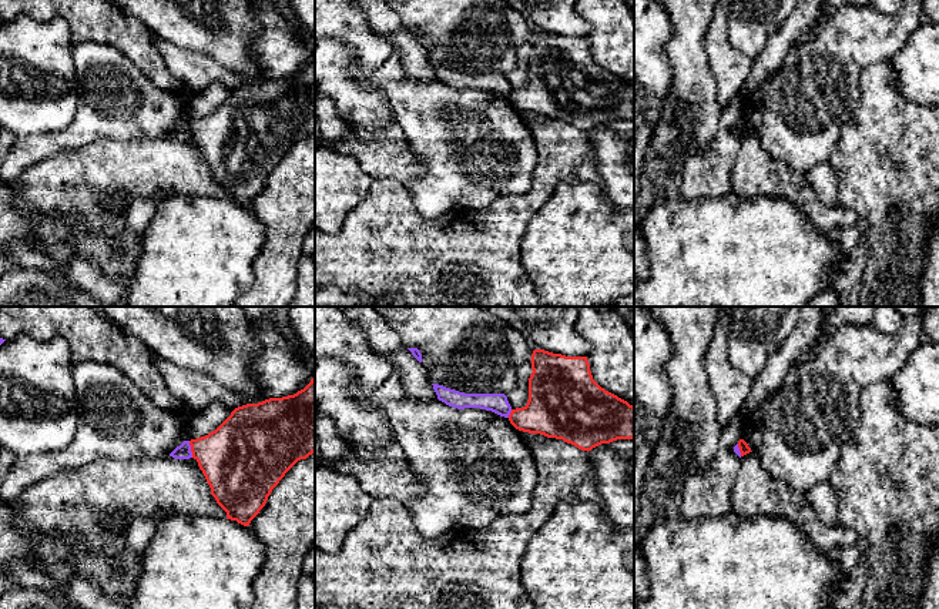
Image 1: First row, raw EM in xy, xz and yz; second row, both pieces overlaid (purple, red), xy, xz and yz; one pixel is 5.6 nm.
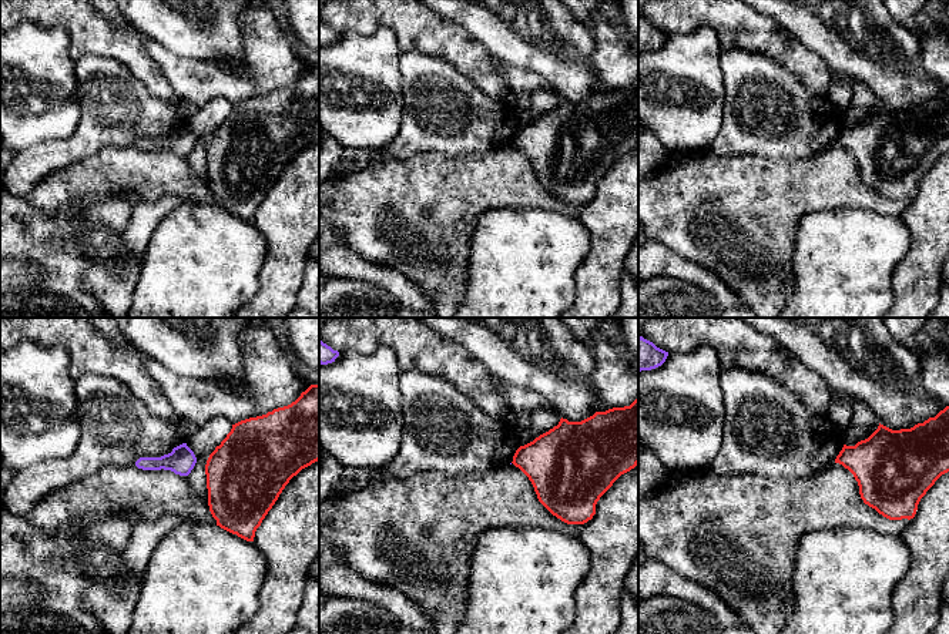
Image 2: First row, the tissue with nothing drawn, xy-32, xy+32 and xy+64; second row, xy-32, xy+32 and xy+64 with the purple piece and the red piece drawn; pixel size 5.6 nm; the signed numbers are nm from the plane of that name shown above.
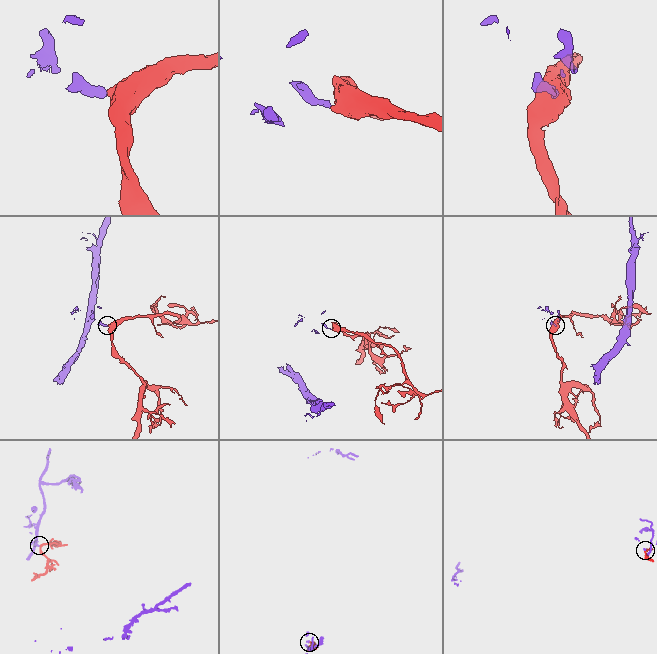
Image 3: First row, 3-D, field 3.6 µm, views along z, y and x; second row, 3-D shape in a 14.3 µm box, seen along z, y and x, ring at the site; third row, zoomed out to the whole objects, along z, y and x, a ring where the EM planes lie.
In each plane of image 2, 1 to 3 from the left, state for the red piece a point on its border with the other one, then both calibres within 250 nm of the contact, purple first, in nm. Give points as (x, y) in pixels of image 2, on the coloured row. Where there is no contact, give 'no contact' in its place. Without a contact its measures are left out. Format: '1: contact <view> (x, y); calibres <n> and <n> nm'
1: no contact
2: no contact
3: no contact

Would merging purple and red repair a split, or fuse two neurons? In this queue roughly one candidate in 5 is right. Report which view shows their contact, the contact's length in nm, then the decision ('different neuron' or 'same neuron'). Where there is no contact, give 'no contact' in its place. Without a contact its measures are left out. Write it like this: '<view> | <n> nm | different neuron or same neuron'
xy | 100 nm | different neuron

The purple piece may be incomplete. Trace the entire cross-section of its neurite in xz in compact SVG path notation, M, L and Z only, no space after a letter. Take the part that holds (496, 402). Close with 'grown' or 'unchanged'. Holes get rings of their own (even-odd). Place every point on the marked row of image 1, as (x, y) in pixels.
M432 384L437 395L437 399L449 406L465 409L465 408L480 408L492 411L500 416L509 418L512 406L504 394L465 394L443 385Z; unchanged

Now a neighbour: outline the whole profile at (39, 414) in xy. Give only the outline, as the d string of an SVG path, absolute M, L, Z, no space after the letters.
M20 334L0 345L0 449L17 456L66 449L78 425L76 384L68 341L60 335L48 341Z

